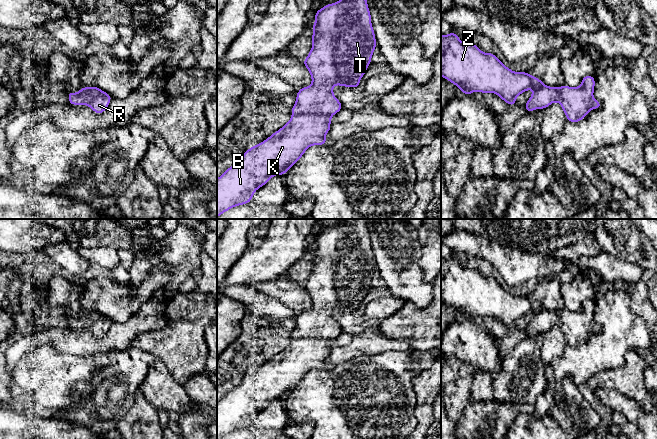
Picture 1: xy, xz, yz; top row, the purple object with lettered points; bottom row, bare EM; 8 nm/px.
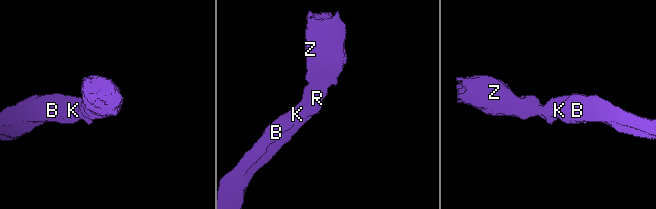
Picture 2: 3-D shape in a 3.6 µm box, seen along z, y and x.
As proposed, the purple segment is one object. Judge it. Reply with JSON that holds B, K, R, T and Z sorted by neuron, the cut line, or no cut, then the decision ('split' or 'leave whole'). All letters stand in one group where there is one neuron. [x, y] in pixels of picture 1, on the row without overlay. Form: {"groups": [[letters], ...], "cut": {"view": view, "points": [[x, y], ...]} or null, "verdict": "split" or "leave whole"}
{"groups": [["B", "K", "R", "T", "Z"]], "cut": null, "verdict": "leave whole"}

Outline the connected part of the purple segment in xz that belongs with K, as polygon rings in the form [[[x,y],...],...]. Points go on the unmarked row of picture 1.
[[[344,219],[338,226],[316,235],[315,243],[312,273],[303,285],[312,307],[298,314],[290,344],[263,366],[247,373],[239,385],[217,402],[217,439],[248,428],[257,413],[267,408],[271,401],[283,400],[309,371],[325,369],[332,340],[343,332],[333,317],[333,310],[360,311],[360,303],[371,288],[377,270],[366,220]]]

